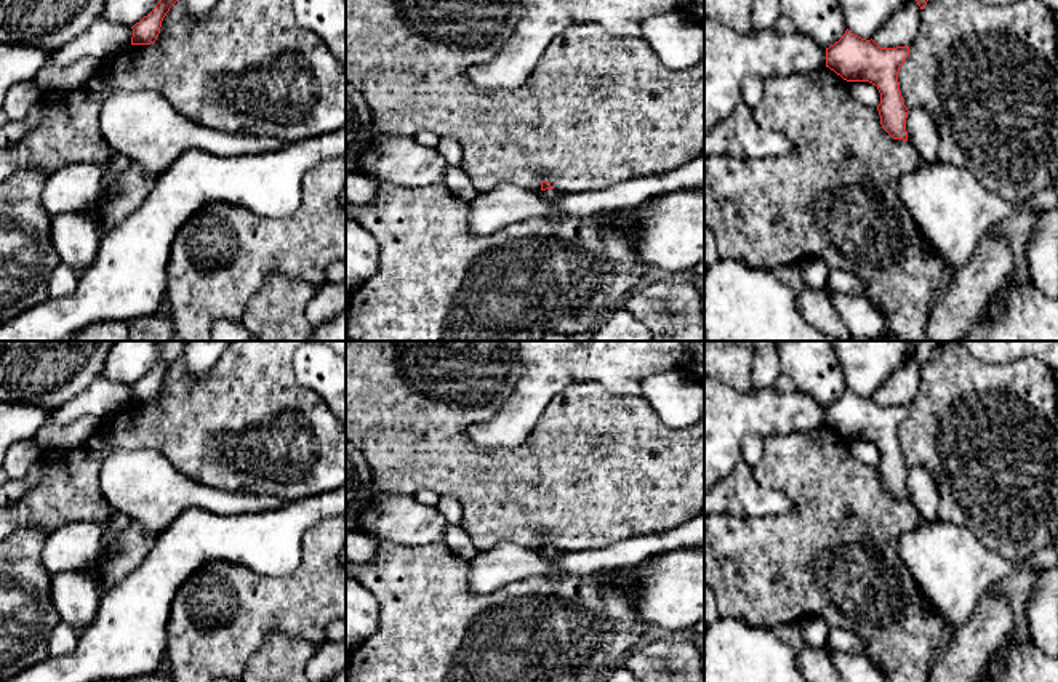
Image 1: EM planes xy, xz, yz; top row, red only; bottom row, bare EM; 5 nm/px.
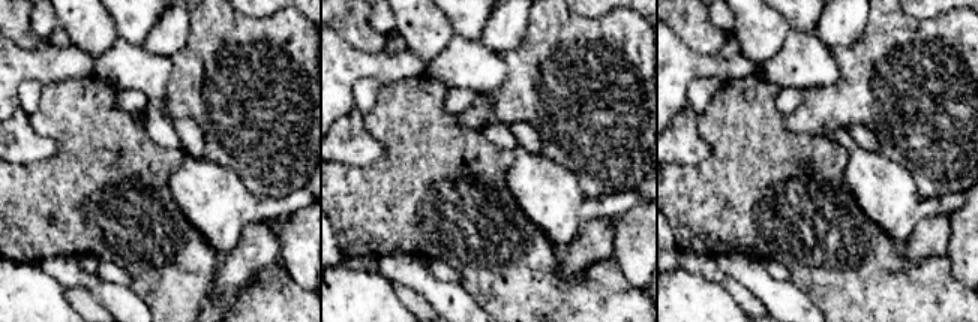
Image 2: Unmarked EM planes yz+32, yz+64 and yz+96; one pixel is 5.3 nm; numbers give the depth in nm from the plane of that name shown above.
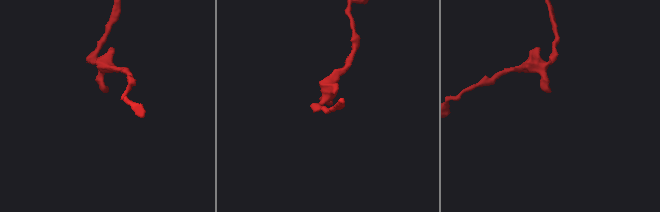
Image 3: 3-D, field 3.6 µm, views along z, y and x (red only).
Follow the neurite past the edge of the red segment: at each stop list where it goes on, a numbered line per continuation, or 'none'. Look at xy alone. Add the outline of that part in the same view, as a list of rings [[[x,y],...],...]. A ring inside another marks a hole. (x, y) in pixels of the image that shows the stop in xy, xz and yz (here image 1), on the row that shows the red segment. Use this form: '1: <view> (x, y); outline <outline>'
none

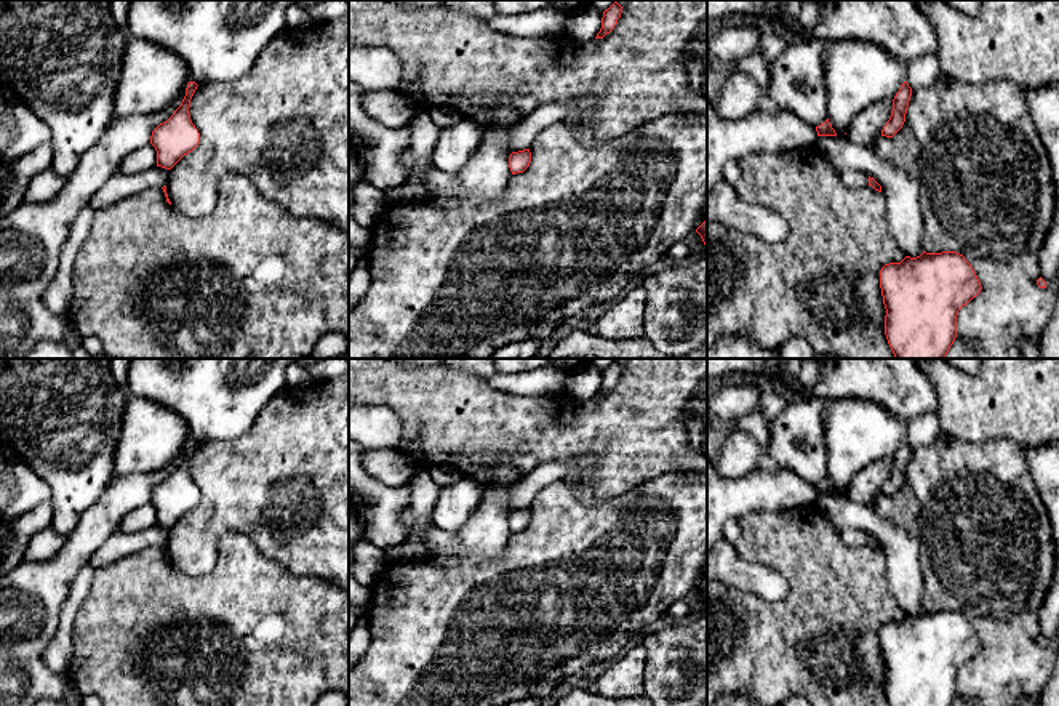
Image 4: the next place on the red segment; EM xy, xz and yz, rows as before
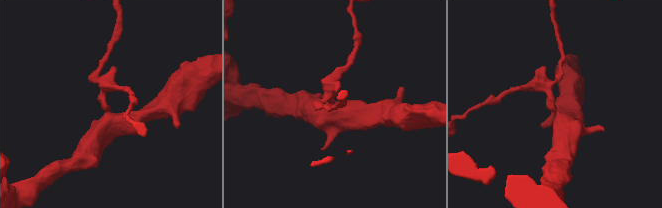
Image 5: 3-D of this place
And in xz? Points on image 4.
none

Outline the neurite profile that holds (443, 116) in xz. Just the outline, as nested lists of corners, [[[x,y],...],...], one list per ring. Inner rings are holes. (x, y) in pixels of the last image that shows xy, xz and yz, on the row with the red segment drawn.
[[[450,106],[432,107],[427,114],[442,130],[450,128],[466,118],[458,109]]]

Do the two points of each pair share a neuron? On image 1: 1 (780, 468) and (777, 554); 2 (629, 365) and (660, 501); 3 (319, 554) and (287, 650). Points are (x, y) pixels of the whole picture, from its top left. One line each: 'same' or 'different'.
1: same
2: different
3: different

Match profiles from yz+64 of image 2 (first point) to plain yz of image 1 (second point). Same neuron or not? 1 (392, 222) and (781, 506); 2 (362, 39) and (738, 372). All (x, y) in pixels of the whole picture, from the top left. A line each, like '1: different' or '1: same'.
1: different
2: same

